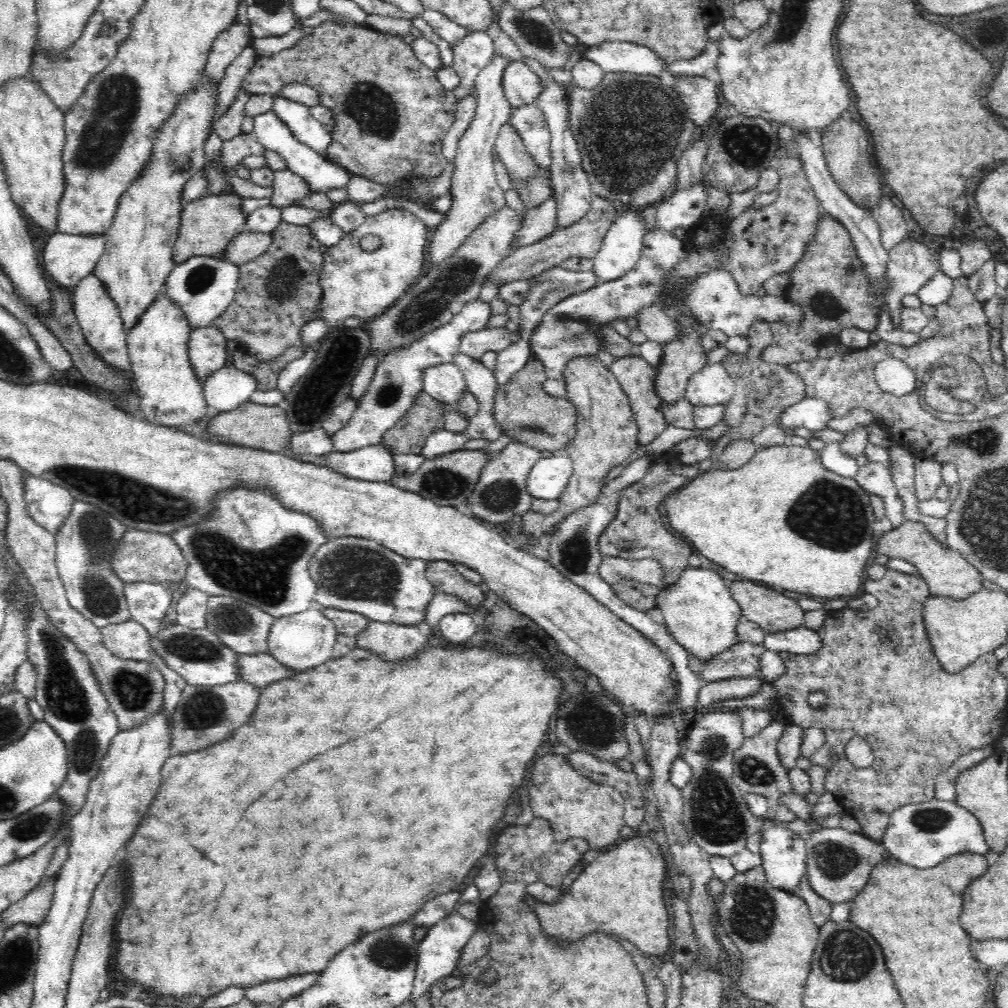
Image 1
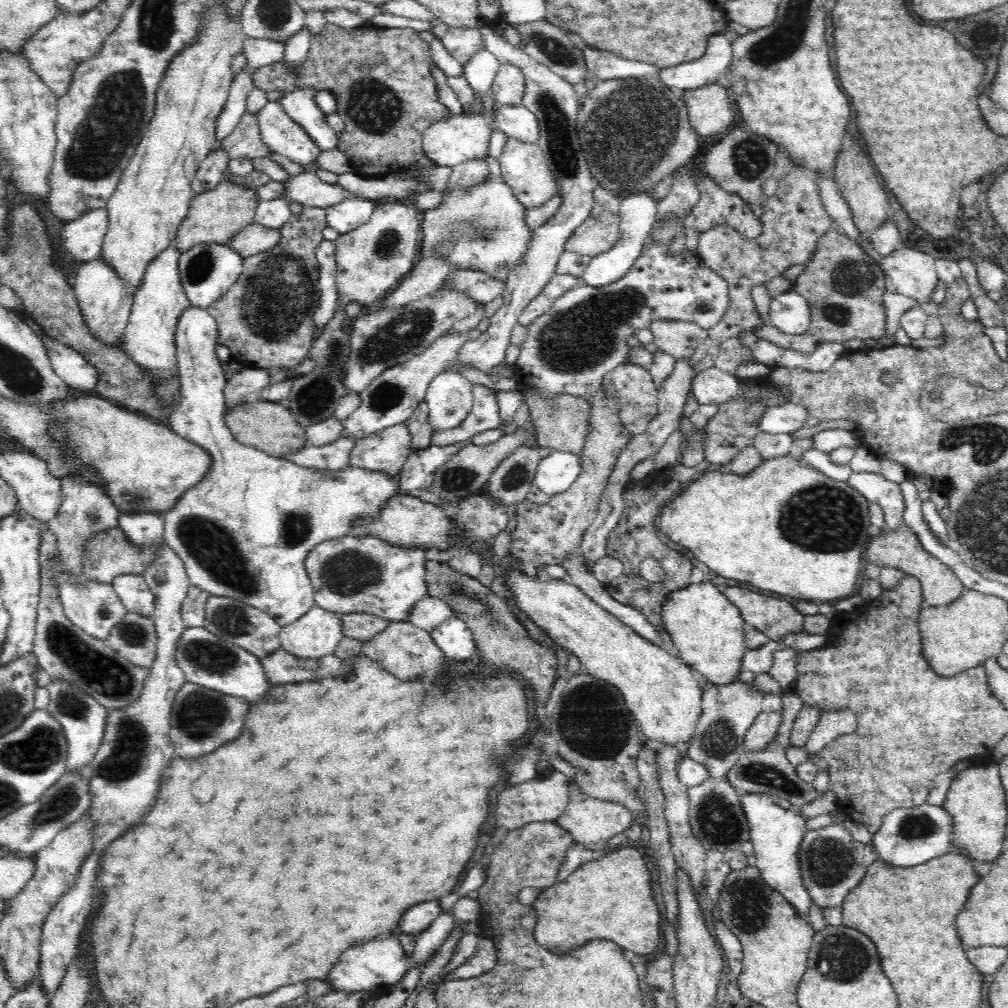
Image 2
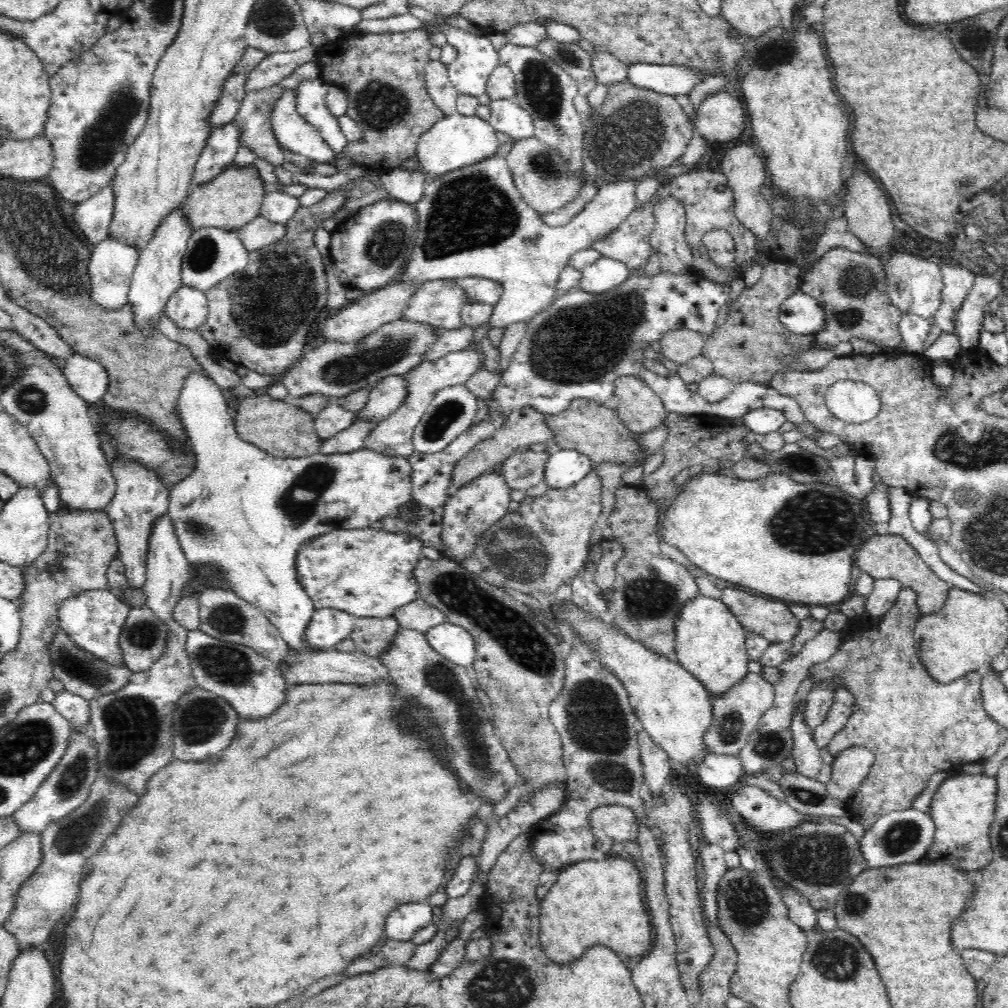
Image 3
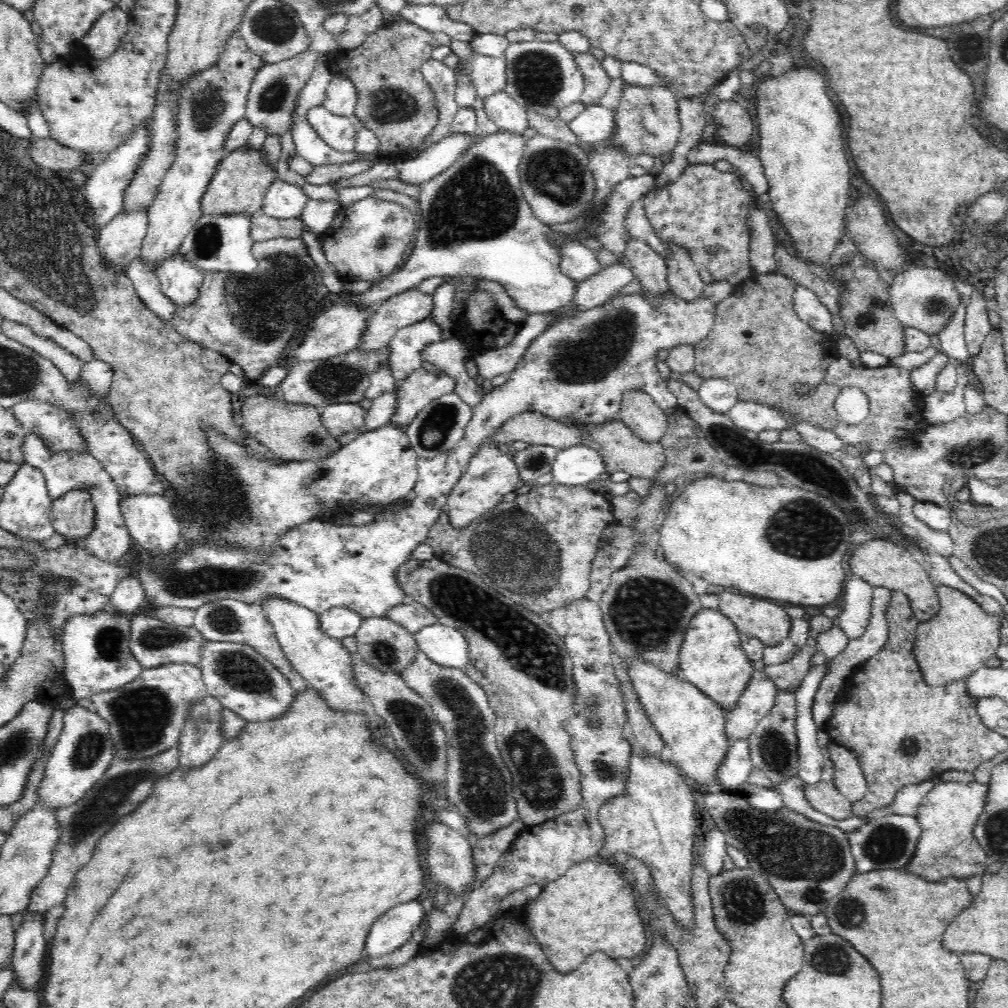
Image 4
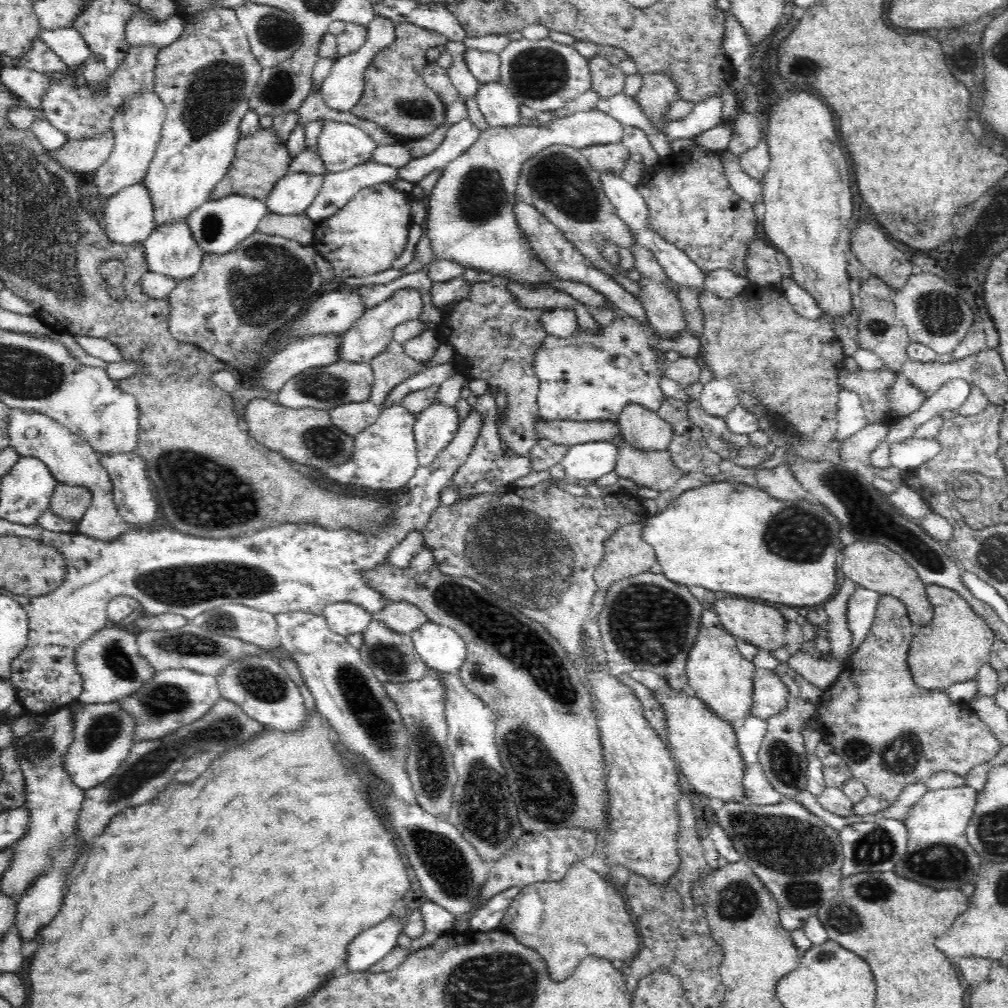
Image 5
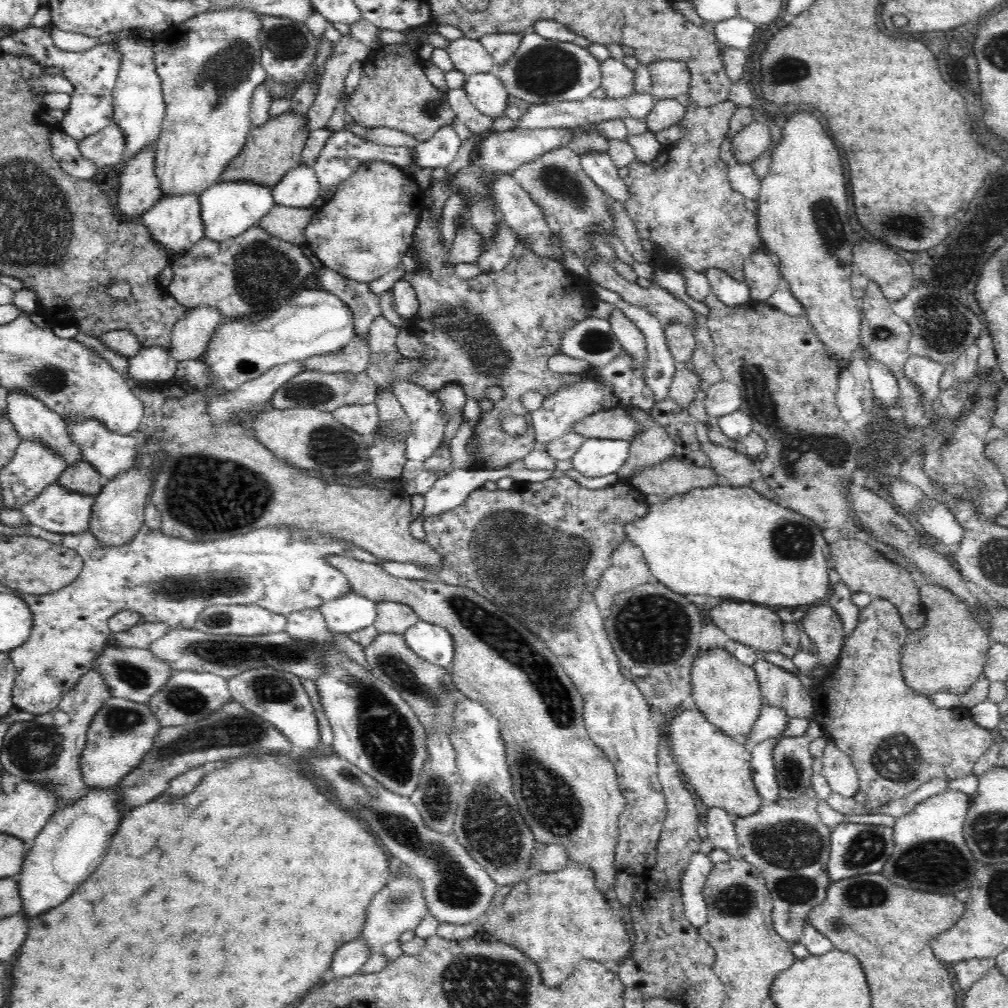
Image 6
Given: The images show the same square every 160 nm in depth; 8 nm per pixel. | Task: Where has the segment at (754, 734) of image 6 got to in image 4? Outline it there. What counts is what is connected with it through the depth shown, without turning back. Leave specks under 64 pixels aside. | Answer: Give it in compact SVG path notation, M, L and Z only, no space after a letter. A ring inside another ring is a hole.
M738 740L728 745L726 756L717 764L715 780L717 789L734 792L744 784L754 770L747 740Z

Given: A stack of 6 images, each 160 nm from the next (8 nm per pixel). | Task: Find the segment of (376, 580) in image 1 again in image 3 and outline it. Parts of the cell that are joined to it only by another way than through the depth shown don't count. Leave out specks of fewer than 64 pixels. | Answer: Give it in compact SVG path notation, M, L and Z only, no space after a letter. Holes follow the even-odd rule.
M372 528L368 530L336 530L324 536L312 538L304 542L296 556L298 579L306 587L312 598L315 609L343 610L353 618L387 618L395 614L395 610L414 602L419 596L420 585L414 575L414 568L421 559L422 542L418 542L411 534L394 536L394 534L380 534Z

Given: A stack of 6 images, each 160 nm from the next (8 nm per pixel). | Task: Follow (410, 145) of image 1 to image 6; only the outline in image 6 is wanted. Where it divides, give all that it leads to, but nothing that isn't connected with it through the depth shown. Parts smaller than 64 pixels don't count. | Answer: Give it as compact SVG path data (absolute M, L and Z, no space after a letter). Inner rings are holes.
M414 27L403 30L403 33L409 36L407 41L398 44L380 45L363 61L360 80L353 93L348 96L345 112L350 119L357 123L370 127L392 127L393 129L402 130L402 132L412 136L418 142L425 142L432 138L436 130L444 123L454 120L455 113L448 103L447 93L434 86L427 77L424 72L424 60L418 54L418 50L428 42L430 31L426 31L424 27Z

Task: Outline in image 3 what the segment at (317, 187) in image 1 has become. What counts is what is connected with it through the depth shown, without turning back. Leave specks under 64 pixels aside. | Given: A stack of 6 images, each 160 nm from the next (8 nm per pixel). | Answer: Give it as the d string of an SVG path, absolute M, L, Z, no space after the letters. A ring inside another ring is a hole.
M285 90L274 103L271 129L280 149L306 156L316 163L330 162L336 155L325 144L320 133L298 114L295 104L295 90Z

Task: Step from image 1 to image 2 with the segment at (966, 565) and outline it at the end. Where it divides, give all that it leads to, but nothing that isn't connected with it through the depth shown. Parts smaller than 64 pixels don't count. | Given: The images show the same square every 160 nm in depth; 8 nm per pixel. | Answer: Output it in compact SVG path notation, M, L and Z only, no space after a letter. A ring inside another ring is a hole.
M905 524L895 531L883 530L878 536L871 537L865 551L868 562L880 568L883 566L900 567L905 574L920 579L925 605L940 606L950 604L951 601L960 598L966 590L964 581L958 577L956 571L936 558L936 555L928 553L922 547L922 542L918 539L916 531Z

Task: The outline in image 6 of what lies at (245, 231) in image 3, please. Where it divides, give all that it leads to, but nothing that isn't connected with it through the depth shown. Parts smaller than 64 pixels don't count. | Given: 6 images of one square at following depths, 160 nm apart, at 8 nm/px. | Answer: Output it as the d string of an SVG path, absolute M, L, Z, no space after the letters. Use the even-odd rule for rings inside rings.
M276 205L260 220L259 225L272 236L301 246L306 244L306 226L312 220L315 211L312 208L290 209Z

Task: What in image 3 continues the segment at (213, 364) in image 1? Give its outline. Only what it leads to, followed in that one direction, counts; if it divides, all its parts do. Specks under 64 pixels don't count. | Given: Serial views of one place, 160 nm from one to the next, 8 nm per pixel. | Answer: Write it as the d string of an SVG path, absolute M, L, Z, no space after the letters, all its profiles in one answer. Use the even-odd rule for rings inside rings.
M183 286L170 298L166 315L180 330L198 332L208 322L207 296ZM192 369L185 376L184 384L181 386L177 398L176 410L182 422L181 424L183 424L187 444L196 455L197 464L194 474L188 476L186 480L178 482L169 492L169 509L167 515L169 520L171 520L173 529L178 537L178 542L184 551L185 557L188 559L189 565L194 570L198 570L198 572L204 570L208 574L214 574L221 580L225 591L233 592L236 596L242 598L242 600L249 602L249 604L261 610L271 620L271 624L276 626L276 629L283 635L284 641L288 644L289 649L311 650L312 652L313 650L306 645L306 641L304 641L302 636L304 636L304 630L306 630L308 622L312 619L315 606L308 591L306 591L306 587L298 579L298 569L296 569L298 550L300 550L300 546L304 542L308 542L312 538L324 536L324 534L330 534L330 532L336 532L336 530L362 530L362 528L374 526L374 524L377 524L376 522L380 522L380 520L384 520L388 516L396 515L398 508L402 508L411 499L411 482L409 482L411 478L409 476L411 466L409 466L408 459L374 454L373 452L366 452L361 448L360 450L356 450L356 452L350 452L350 454L332 454L332 456L324 456L323 454L316 453L312 456L302 458L280 458L271 455L240 438L240 435L235 429L234 420L228 414L228 402L226 402L226 396L222 392L222 387L206 371L202 371L202 369Z

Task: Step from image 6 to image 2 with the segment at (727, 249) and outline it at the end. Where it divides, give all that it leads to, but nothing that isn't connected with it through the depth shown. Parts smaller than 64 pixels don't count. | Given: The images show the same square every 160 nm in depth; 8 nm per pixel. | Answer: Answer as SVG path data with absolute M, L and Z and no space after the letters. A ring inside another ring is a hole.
M707 175L698 178L696 183L698 183L701 196L699 202L691 208L690 213L685 218L684 230L686 245L688 245L692 251L696 251L696 254L698 237L712 227L721 224L736 227L736 229L740 231L740 234L748 239L755 239L763 231L760 215L755 213L753 208L740 196L720 188L720 186L714 183Z

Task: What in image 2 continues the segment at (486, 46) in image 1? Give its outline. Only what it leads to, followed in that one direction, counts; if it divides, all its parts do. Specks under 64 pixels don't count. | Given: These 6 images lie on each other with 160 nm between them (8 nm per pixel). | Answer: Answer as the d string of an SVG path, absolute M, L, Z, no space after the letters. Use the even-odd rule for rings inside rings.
M450 27L442 36L442 43L452 56L462 64L468 66L468 62L480 54L486 46L482 31L468 27Z

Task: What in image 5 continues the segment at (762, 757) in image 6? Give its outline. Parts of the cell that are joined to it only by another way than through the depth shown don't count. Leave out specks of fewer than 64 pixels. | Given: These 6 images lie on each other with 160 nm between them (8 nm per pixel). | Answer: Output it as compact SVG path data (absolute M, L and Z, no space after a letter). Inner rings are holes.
M759 763L750 766L745 770L742 777L745 801L758 806L768 806L780 803L784 798L772 785L765 779Z

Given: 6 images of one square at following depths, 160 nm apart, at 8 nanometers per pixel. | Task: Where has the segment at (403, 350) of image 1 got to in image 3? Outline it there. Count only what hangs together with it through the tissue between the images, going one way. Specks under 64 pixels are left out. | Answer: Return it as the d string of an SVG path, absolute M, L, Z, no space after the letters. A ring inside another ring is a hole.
M404 374L381 378L368 393L365 407L356 413L356 423L382 423L400 410L408 398L410 383Z

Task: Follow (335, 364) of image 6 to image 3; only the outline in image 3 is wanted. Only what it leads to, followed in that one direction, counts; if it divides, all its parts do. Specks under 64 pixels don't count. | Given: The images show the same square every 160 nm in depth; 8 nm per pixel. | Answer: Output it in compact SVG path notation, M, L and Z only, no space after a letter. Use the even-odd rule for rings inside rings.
M456 278L426 281L412 296L402 319L430 323L443 329L458 328L461 308L470 302L470 295Z

